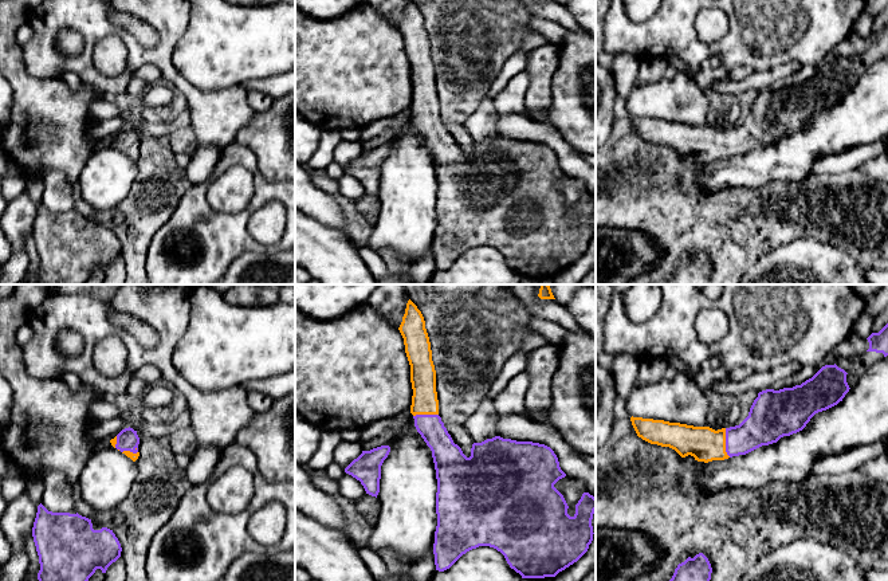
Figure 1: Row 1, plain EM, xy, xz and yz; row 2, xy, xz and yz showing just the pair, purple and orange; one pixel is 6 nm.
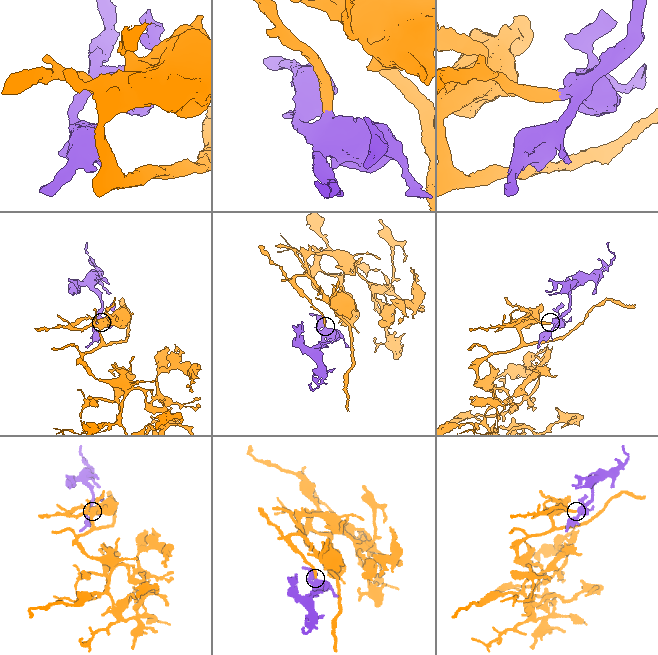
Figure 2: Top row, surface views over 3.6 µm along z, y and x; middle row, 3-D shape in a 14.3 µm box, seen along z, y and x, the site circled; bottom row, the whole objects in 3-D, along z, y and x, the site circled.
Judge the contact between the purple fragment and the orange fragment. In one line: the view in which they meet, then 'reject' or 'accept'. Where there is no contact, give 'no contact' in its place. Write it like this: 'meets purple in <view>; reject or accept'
meets purple in yz; accept

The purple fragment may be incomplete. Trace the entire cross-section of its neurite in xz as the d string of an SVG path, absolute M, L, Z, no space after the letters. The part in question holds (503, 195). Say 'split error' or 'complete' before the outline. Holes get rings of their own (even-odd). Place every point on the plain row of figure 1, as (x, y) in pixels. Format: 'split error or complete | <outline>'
split error | M412 0L406 3L398 30L404 38L405 52L410 64L413 89L410 113L417 131L432 150L436 169L437 225L433 243L436 270L444 271L449 268L463 254L479 246L490 246L500 251L510 267L519 272L522 278L555 276L559 271L577 262L588 251L593 240L592 219L596 211L596 197L589 192L584 192L575 204L575 213L573 216L567 213L569 205L563 195L554 187L566 173L561 169L554 150L545 144L495 136L482 142L474 142L471 156L467 157L461 148L453 142L439 115L436 70L432 60L431 42L424 16Z

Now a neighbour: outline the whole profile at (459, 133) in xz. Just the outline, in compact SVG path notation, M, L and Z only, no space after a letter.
M444 122L444 126L447 127L448 133L451 134L455 144L457 144L463 153L469 157L471 156L471 148L474 144L474 140L464 126L464 123L457 122Z

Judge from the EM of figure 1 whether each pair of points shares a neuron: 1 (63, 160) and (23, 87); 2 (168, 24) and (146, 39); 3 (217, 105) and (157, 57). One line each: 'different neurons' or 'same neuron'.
1: same neuron
2: different neurons
3: same neuron

